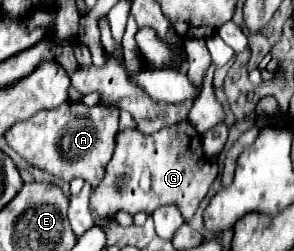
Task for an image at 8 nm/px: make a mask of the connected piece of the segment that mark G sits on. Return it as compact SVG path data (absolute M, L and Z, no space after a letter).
M189 121L163 127L153 135L125 129L117 133L115 153L105 167L105 177L91 191L89 209L93 209L97 217L113 219L117 211L127 211L131 215L139 211L153 213L157 207L173 203L181 209L185 221L191 221L217 179L217 171L217 163L205 159L201 135Z

